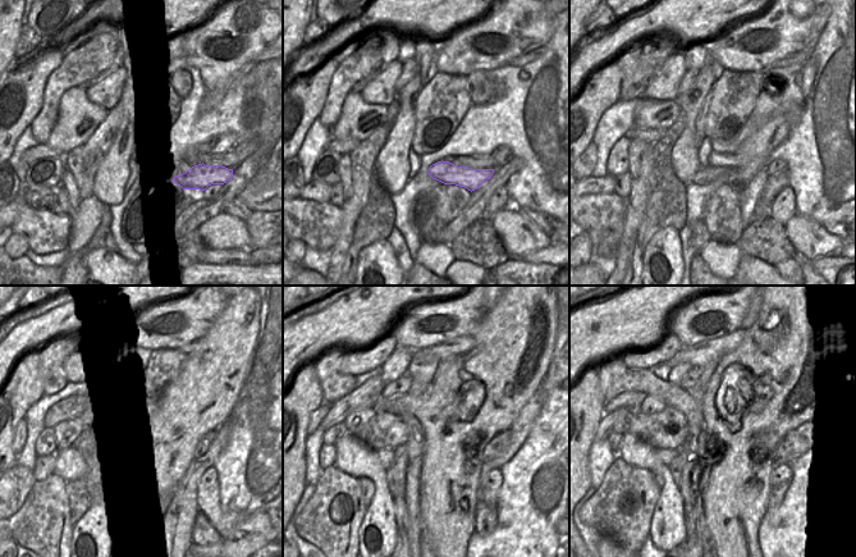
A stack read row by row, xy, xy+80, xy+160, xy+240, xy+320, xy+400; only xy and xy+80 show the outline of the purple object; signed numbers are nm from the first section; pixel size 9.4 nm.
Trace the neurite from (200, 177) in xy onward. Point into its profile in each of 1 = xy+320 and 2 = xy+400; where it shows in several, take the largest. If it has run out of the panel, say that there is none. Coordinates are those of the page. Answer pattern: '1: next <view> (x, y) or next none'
1: next xy+320 (387, 456)
2: next xy+400 (667, 456)

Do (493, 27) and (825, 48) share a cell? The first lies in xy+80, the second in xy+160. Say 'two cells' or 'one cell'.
two cells

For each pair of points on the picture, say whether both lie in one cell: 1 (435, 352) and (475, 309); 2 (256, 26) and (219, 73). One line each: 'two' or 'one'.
1: two
2: one

